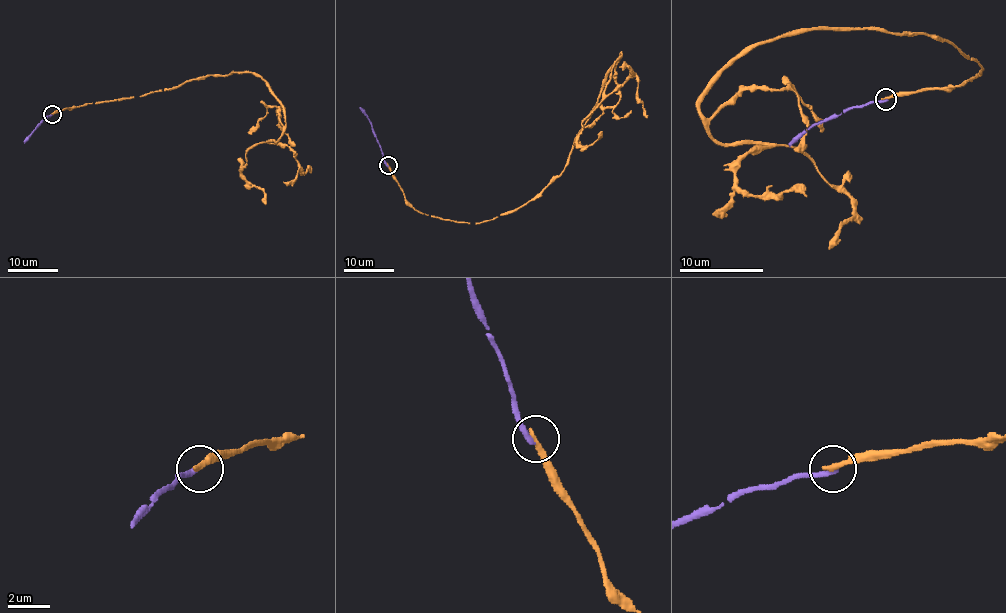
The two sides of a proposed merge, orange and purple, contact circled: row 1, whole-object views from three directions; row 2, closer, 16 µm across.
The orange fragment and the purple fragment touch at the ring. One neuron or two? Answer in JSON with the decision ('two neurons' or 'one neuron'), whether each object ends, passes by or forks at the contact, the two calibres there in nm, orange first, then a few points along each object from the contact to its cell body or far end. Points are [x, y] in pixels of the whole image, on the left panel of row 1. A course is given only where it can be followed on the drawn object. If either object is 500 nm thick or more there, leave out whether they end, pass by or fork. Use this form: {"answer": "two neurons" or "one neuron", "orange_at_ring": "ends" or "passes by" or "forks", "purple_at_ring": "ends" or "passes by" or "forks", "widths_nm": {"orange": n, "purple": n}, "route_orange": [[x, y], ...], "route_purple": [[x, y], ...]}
{"answer": "two neurons", "orange_at_ring": "ends", "purple_at_ring": "ends", "widths_nm": {"orange": 280, "purple": 240}, "route_orange": [[52, 115], [252, 72], [285, 117], [276, 141], [254, 144], [242, 168], [266, 205]], "route_purple": [[52, 115], [24, 141]]}

